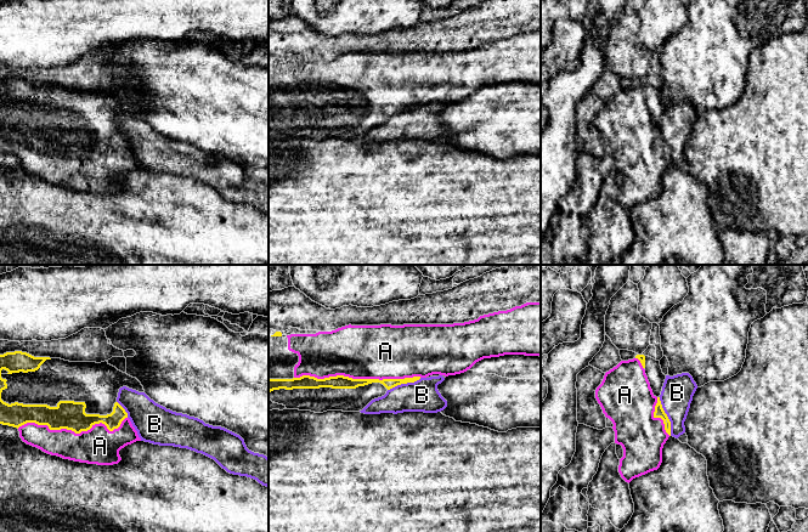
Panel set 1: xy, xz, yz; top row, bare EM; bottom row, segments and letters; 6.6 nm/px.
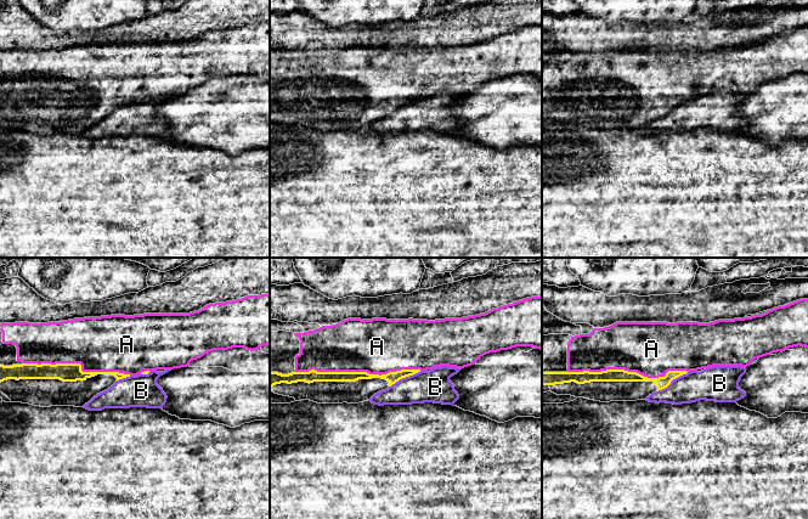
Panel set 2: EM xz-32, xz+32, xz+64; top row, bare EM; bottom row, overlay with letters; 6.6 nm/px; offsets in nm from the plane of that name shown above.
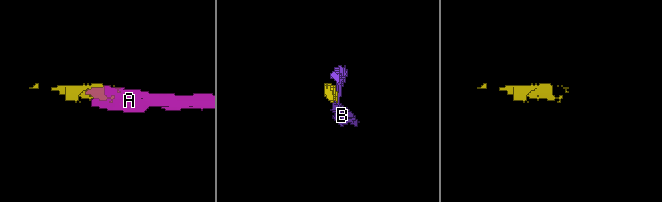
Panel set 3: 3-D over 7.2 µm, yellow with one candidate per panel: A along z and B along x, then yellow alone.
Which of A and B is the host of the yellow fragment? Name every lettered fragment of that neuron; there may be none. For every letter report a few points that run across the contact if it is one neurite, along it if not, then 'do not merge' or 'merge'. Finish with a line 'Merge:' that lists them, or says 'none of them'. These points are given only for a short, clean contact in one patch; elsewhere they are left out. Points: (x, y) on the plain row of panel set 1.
A: merge
B: line yz (659, 125), (670, 150), (671, 163); do not merge
Merge: A

